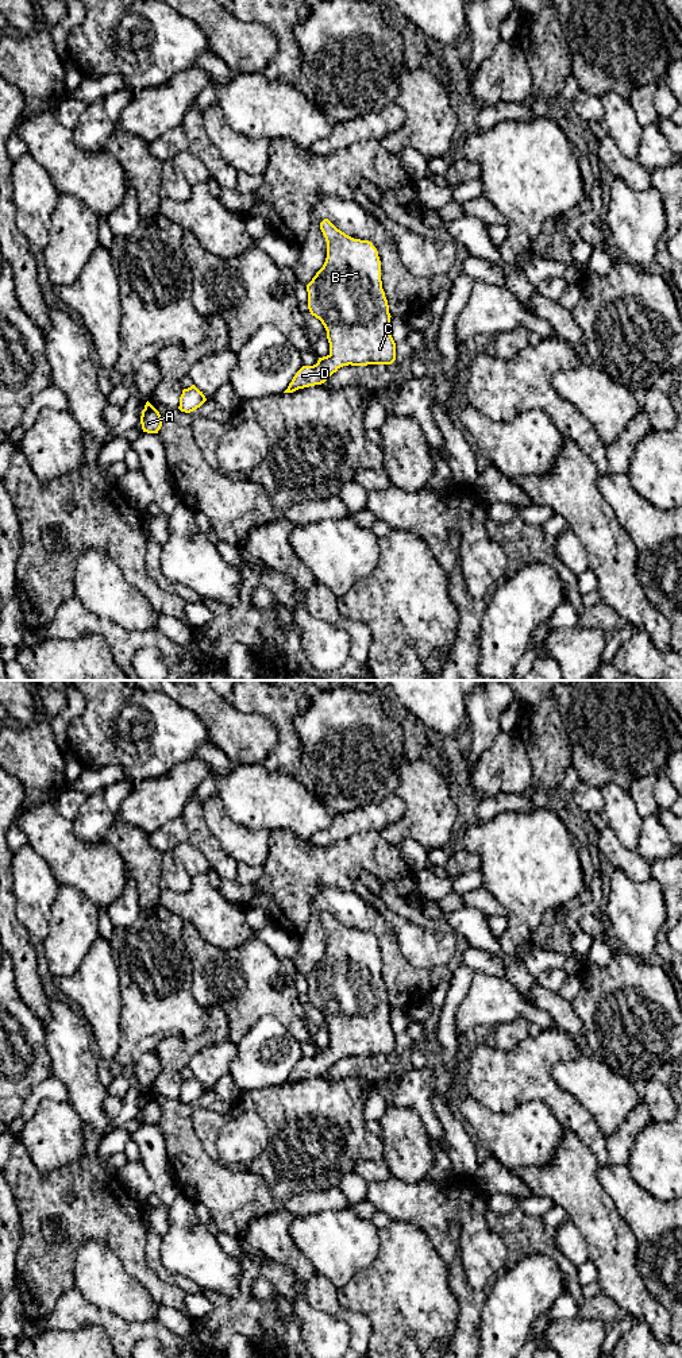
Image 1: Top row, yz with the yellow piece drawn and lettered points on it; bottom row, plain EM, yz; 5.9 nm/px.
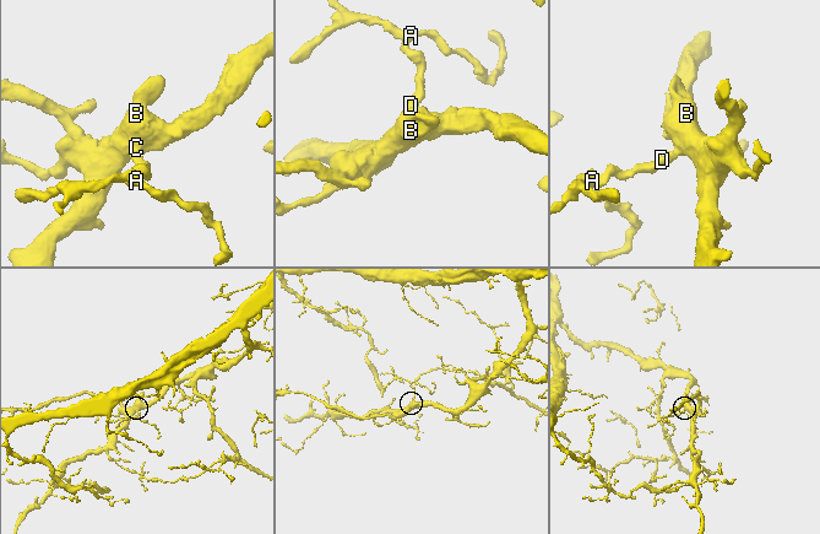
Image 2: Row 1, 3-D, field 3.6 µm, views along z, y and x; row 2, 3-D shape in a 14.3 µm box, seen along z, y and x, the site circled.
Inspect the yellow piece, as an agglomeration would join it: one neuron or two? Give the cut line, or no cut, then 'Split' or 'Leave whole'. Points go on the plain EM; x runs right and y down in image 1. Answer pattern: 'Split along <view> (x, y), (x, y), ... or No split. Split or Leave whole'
No split. Leave whole

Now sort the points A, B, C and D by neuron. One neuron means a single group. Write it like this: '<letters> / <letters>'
A B C D

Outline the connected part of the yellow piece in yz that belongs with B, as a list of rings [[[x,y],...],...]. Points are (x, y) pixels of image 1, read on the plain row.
[[[328,910],[320,914],[327,933],[323,958],[307,976],[308,1000],[327,1022],[330,1045],[313,1057],[303,1057],[284,1084],[321,1076],[343,1057],[392,1056],[396,1034],[390,1026],[390,1004],[381,972],[381,952],[369,931],[354,930],[338,921]]]

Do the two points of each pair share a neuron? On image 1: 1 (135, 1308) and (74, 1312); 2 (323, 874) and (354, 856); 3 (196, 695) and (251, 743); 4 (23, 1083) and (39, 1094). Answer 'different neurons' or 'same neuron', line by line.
1: different neurons
2: same neuron
3: same neuron
4: different neurons

